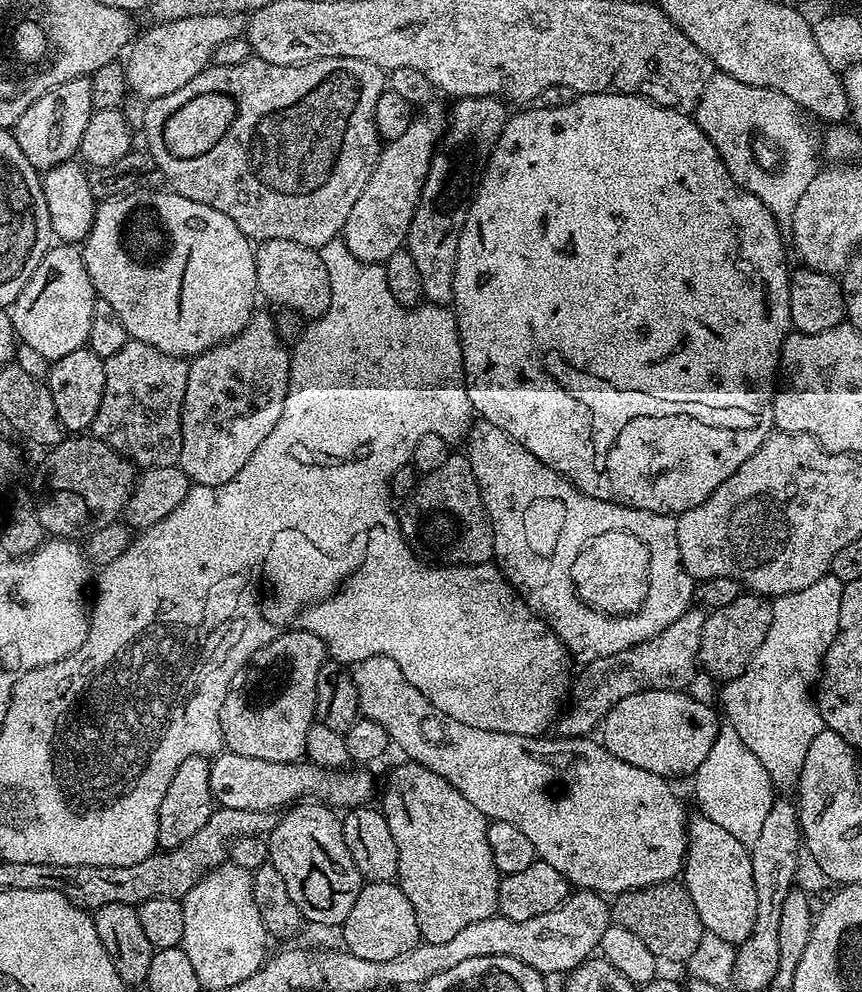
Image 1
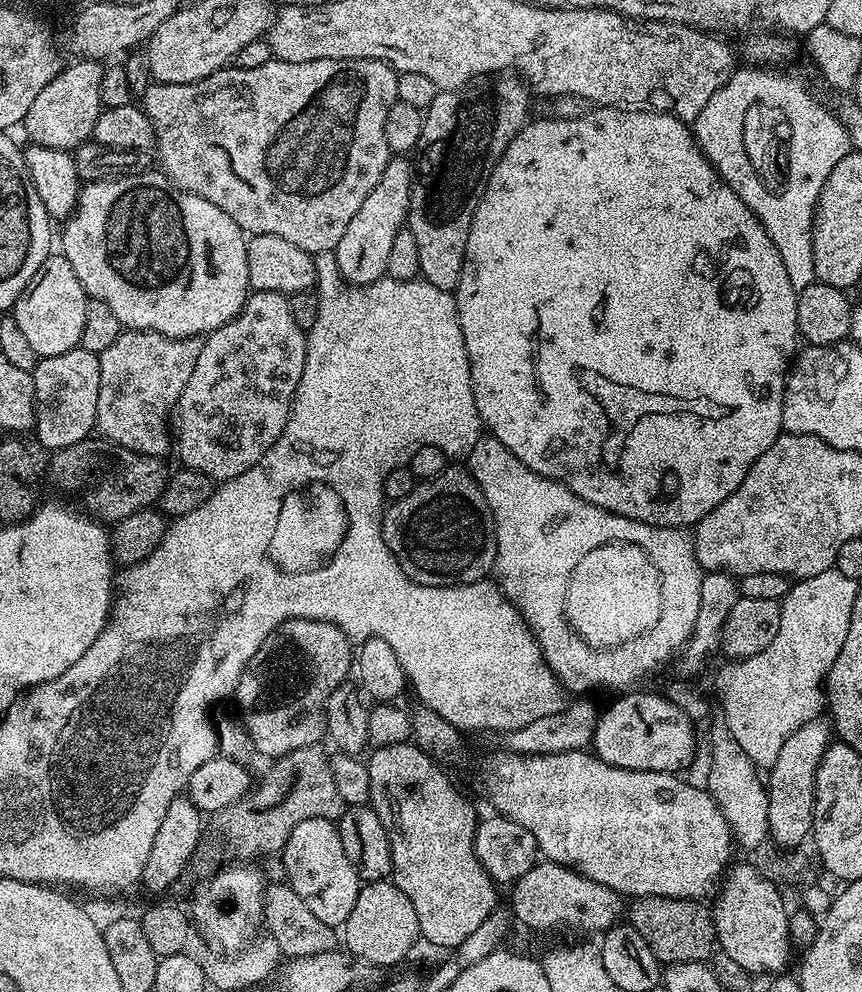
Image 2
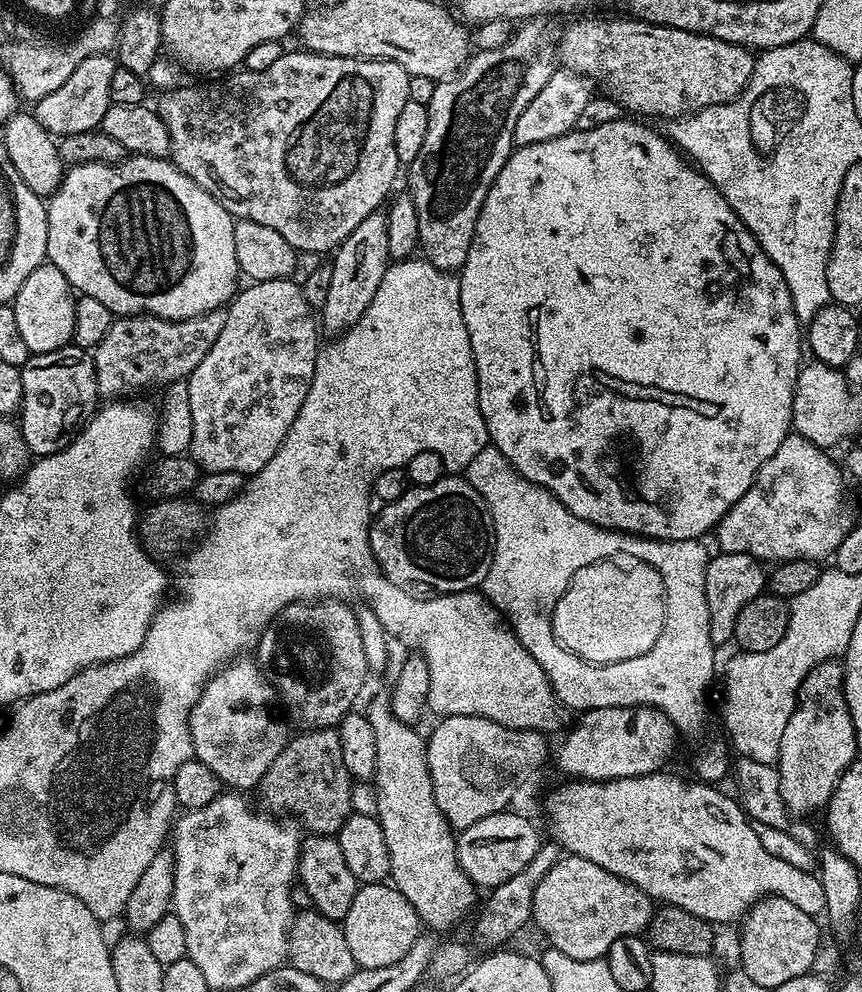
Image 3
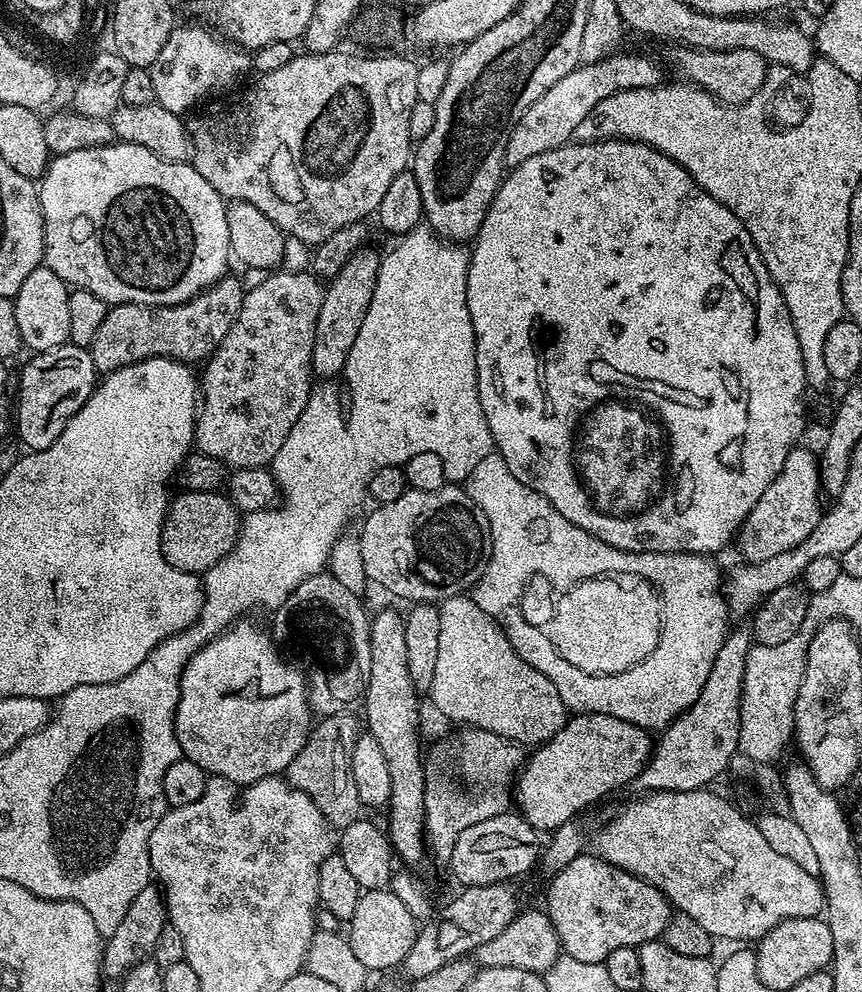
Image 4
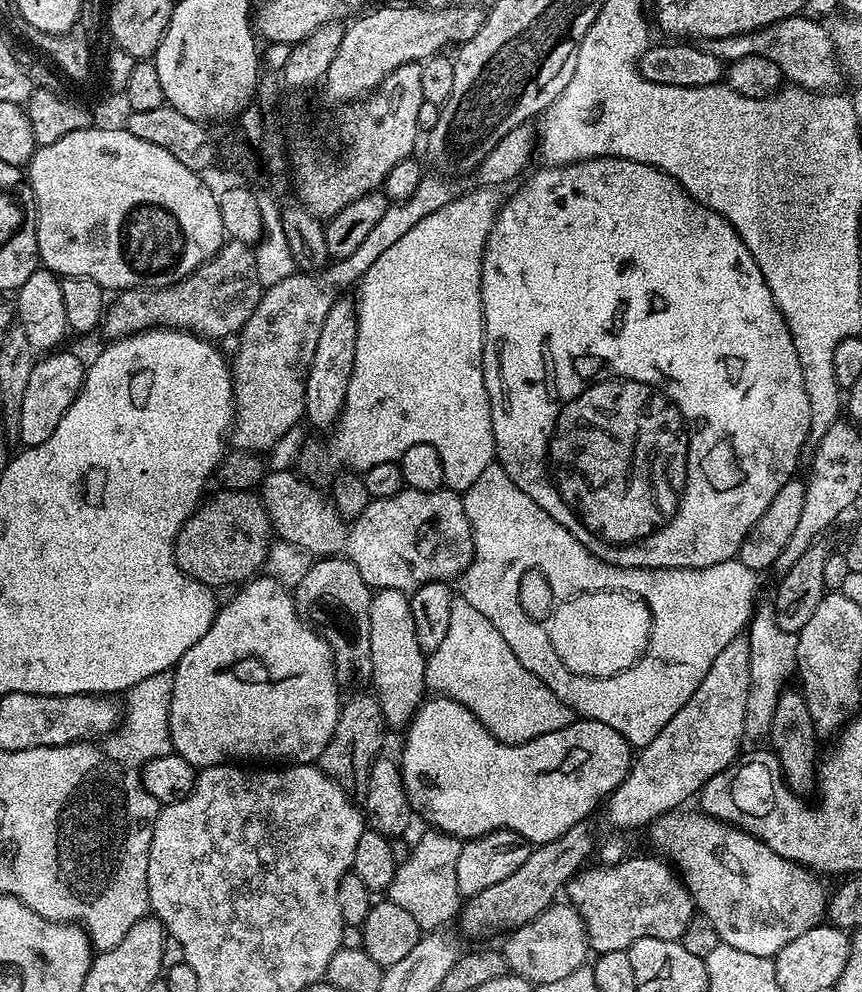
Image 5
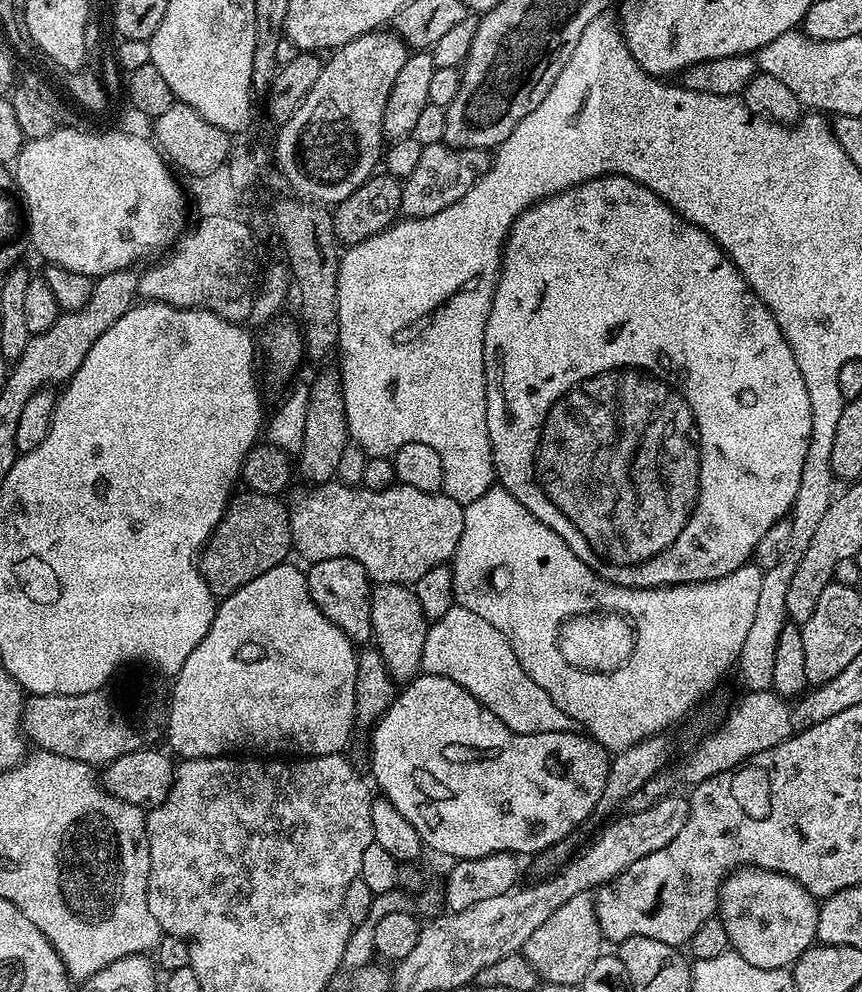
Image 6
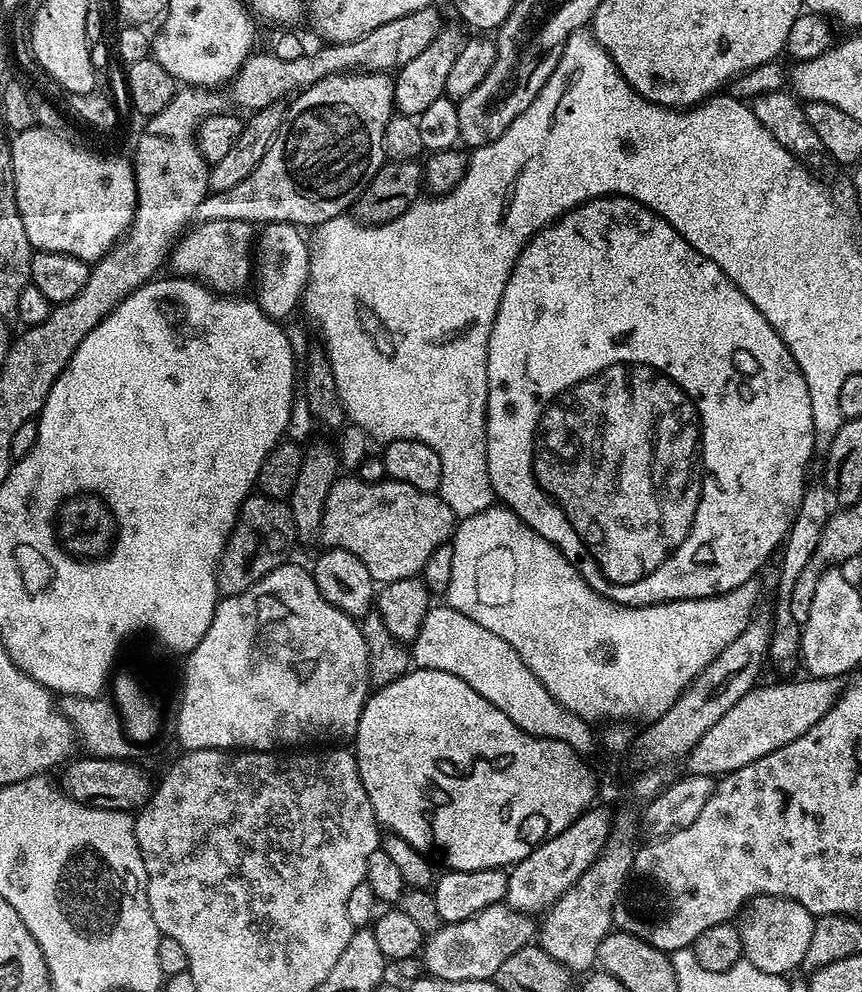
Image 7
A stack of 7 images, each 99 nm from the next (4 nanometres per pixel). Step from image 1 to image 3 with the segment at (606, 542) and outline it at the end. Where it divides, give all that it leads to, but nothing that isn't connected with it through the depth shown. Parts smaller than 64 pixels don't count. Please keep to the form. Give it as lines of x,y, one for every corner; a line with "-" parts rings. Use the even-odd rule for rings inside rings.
617,556
611,560
599,560
590,566
582,566
572,576
570,586
558,598
552,611
552,629
558,643
568,652
573,652
580,660
591,664
613,664
626,662
646,654
658,642
664,625
664,583
646,562
629,556

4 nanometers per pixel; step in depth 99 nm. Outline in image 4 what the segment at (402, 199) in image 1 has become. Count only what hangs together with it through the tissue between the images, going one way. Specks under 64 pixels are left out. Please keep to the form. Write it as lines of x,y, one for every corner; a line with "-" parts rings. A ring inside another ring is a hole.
362,246
346,258
346,266
324,288
324,301
318,314
314,350
312,351
312,374
316,378
336,378
343,373
350,346
358,338
364,320
368,317
370,302
374,298
374,286
378,282
378,270
382,259
381,253
369,246

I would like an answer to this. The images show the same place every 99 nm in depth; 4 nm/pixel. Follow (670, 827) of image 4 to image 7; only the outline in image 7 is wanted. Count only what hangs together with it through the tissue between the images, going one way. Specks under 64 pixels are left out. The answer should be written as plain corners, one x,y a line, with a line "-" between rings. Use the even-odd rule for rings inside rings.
756,896
738,917
743,959
749,960
766,974
788,976
799,969
814,935
817,917
811,916
797,900
779,900
777,896

